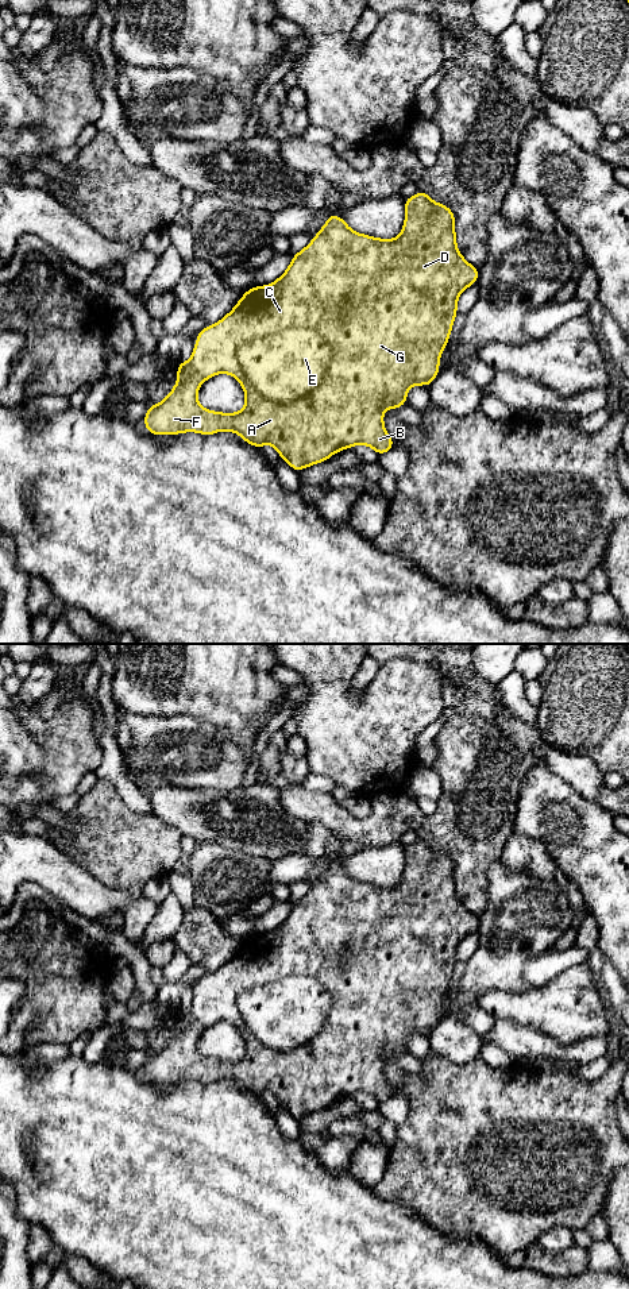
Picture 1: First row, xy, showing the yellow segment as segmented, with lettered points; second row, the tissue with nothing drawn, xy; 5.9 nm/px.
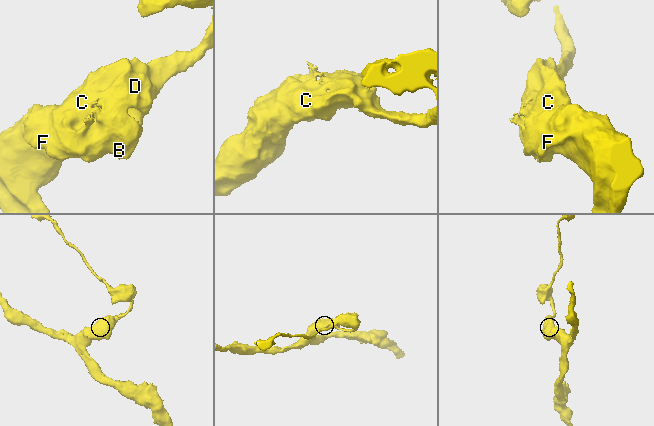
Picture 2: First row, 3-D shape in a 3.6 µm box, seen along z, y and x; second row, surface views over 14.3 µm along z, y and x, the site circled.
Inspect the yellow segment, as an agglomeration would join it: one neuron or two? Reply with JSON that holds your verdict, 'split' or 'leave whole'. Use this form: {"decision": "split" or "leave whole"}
{"decision": "split"}

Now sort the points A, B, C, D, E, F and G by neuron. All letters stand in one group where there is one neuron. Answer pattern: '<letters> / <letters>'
A B C D F G / E

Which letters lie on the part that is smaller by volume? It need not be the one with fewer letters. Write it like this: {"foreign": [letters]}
{"foreign": ["E"]}

